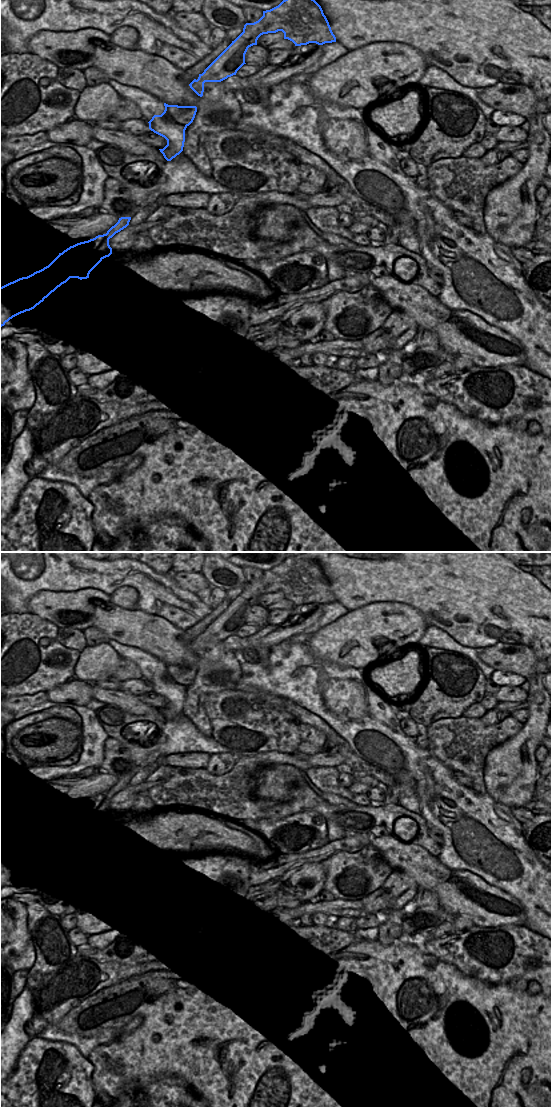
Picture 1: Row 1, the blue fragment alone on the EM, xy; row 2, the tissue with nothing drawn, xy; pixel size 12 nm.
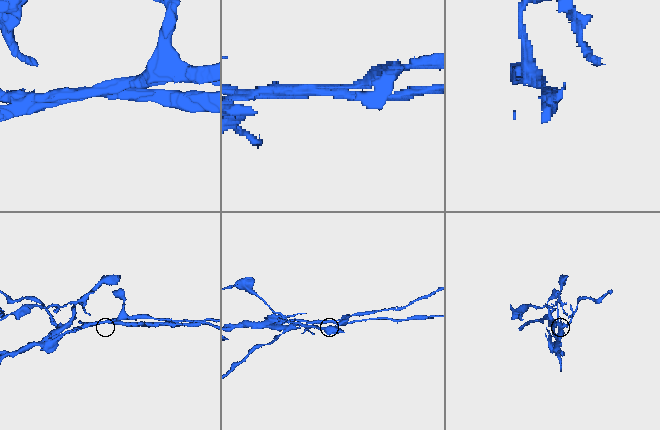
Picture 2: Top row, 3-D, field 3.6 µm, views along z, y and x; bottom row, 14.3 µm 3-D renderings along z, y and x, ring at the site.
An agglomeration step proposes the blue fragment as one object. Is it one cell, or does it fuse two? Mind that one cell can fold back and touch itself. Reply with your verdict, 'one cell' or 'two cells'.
two cells

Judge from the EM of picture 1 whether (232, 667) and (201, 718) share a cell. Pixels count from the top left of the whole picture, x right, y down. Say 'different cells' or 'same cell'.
same cell

